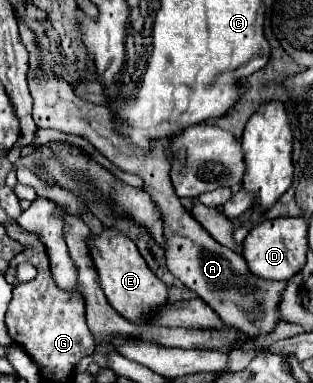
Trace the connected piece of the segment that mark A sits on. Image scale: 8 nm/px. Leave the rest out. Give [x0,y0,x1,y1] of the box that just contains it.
[18,20,288,338]

